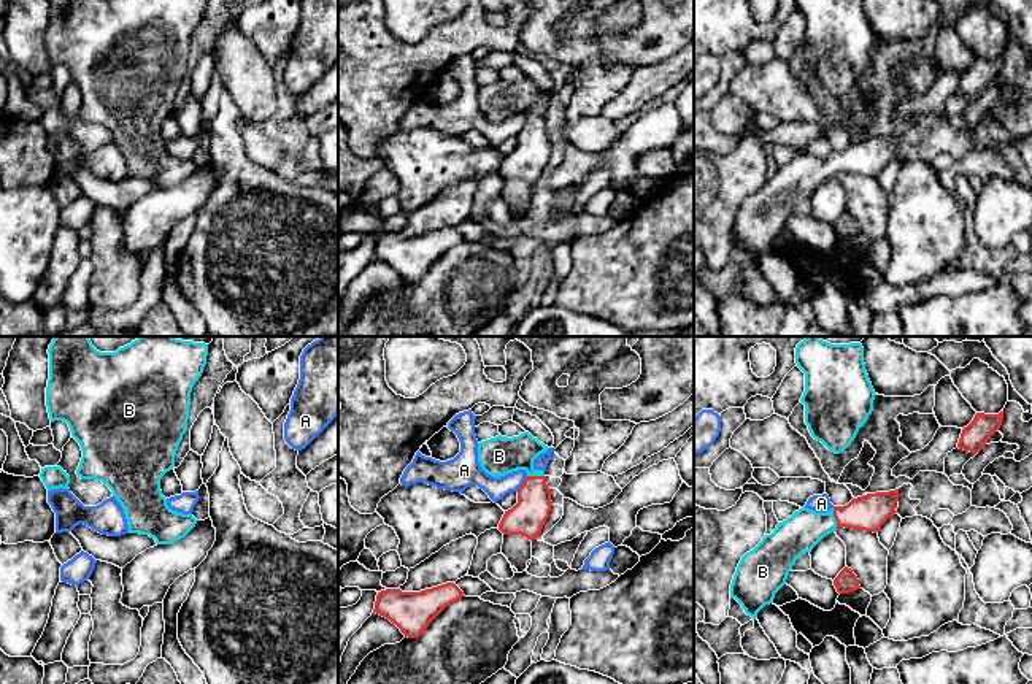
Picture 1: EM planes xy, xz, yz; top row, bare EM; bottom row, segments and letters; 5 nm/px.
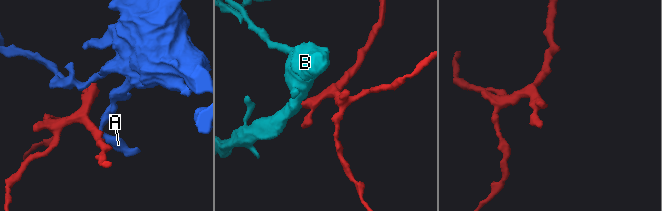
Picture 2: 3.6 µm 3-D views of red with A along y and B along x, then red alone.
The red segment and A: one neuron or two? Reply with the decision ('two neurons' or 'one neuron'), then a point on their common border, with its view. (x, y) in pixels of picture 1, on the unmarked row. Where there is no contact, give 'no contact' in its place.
two neurons; meets red in xz at (523, 127)

